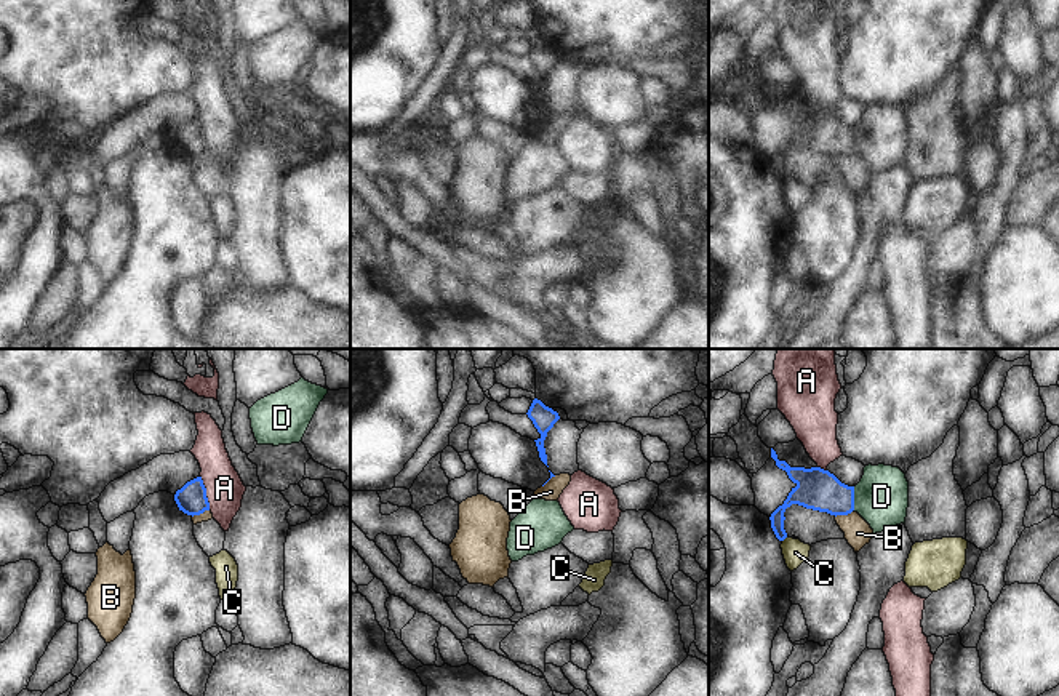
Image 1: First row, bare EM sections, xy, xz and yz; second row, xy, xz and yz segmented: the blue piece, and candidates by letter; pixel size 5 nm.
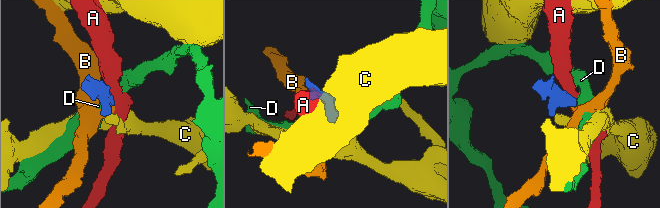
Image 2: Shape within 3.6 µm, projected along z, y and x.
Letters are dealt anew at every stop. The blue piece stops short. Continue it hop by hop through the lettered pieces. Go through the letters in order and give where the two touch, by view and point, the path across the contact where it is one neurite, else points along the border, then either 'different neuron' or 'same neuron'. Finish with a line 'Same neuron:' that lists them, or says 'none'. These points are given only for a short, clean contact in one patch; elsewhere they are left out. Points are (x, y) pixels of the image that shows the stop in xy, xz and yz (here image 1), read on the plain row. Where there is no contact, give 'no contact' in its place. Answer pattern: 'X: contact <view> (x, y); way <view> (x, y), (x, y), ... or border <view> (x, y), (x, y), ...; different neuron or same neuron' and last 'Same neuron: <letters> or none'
A: contact xy (205, 135); border xy (200, 117), (210, 151); different neuron
B: contact yz (843, 156); border yz (853, 151), (835, 159); different neuron
C: contact yz (784, 180); border yz (787, 178), (783, 183); different neuron
D: contact yz (853, 140); different neuron
Same neuron: none

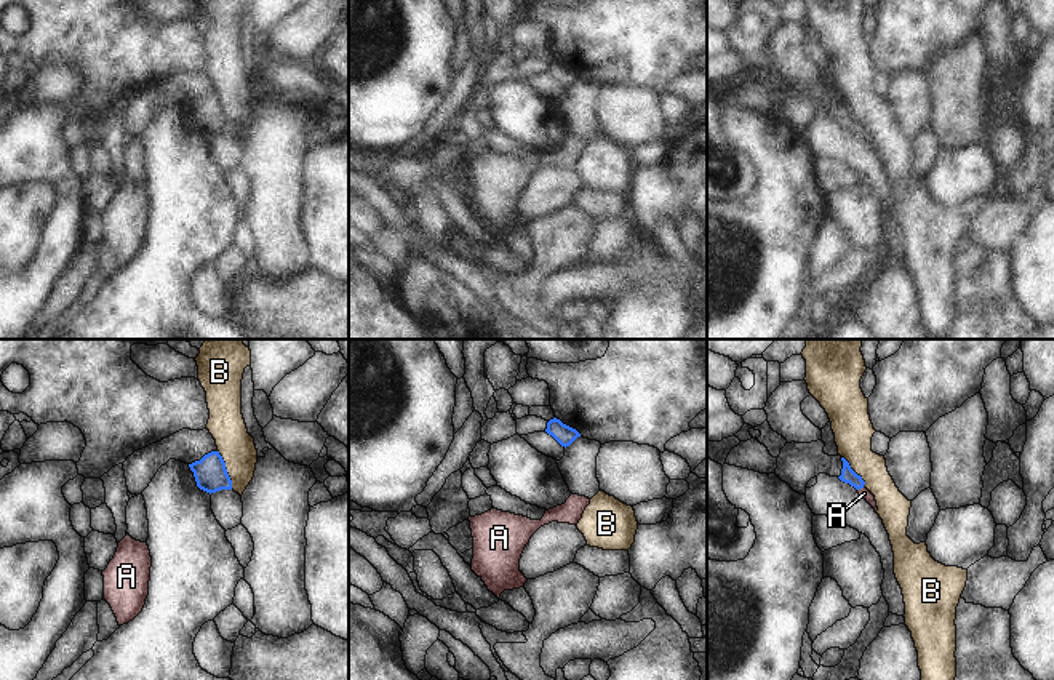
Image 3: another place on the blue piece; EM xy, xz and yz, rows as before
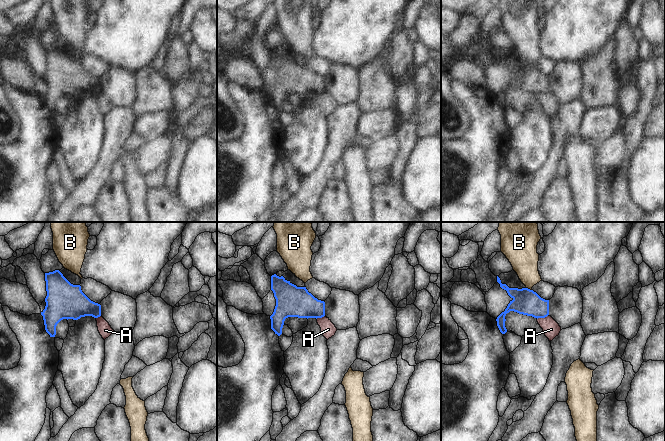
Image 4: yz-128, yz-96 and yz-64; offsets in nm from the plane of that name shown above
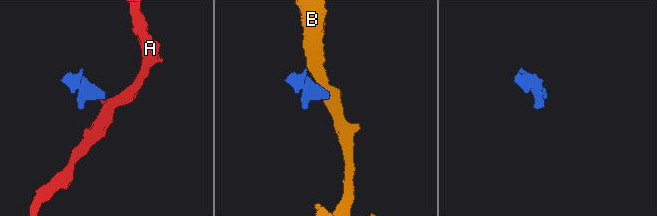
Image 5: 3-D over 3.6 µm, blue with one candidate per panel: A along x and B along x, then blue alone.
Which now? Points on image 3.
A: contact yz (859, 130); border yz (862, 128), (858, 132); different neuron
B: contact xy (226, 111); border xy (216, 92), (224, 104), (232, 130); different neuron
Same neuron: none

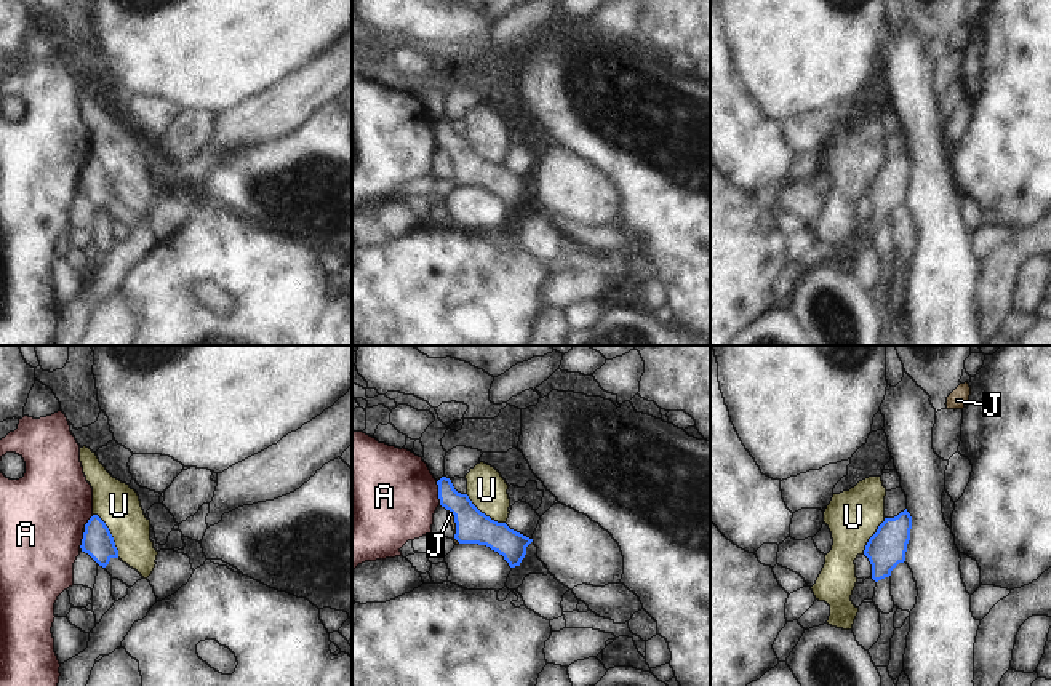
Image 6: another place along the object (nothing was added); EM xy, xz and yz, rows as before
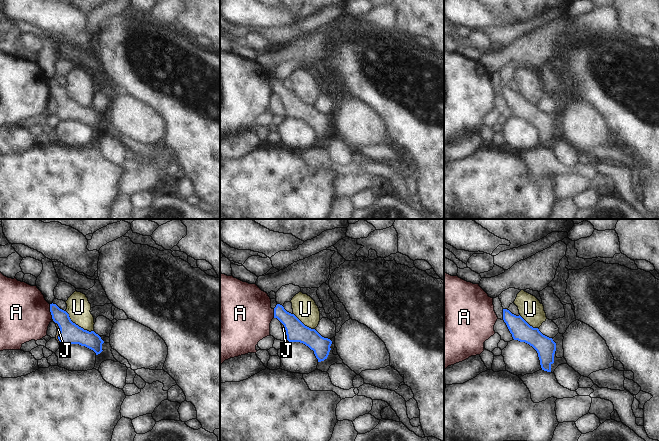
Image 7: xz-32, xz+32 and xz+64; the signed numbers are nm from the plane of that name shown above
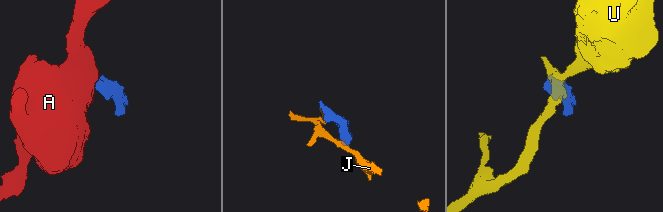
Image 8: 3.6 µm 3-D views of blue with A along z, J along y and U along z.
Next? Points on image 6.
A: contact xz (439, 135); border xz (435, 123), (440, 146); different neuron
J: contact xz (455, 163); way xz (472, 168), (467, 163), (455, 163), (450, 155); same neuron
U: contact xy (111, 176); border xy (93, 155), (107, 170), (119, 199); different neuron
Same neuron: J

